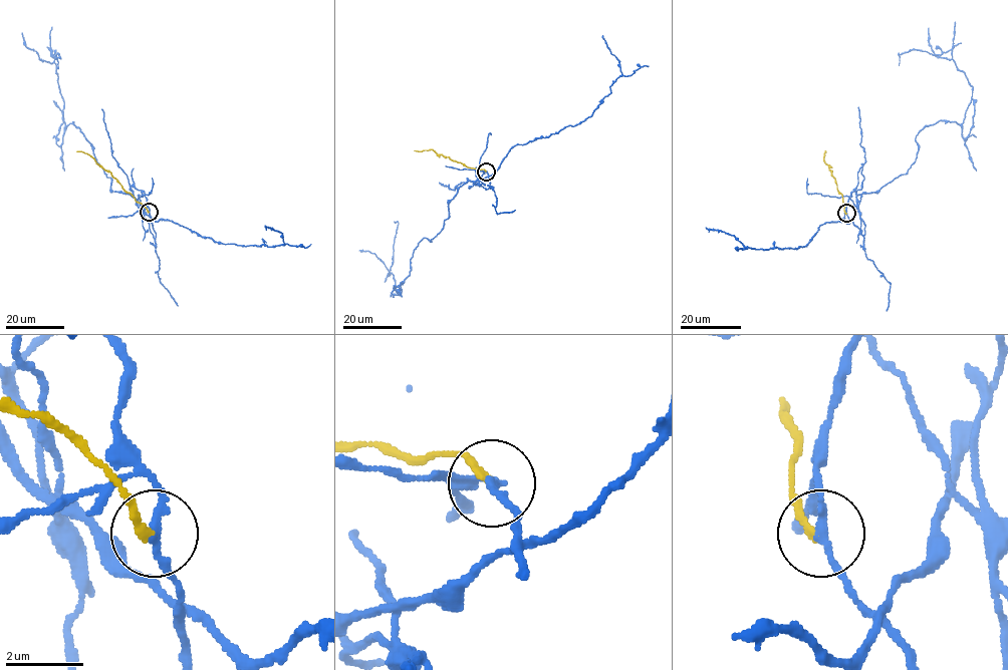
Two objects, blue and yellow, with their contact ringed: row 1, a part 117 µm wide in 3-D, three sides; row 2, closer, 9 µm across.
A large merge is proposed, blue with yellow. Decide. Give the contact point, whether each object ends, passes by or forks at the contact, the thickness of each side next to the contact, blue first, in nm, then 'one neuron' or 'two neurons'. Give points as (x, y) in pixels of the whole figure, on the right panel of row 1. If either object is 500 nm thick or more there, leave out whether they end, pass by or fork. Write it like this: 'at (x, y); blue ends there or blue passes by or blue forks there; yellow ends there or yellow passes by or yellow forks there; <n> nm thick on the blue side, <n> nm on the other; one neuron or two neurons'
at (846, 213); blue passes by; yellow ends there; 200 nm thick on the blue side, 200 nm on the other; two neurons

